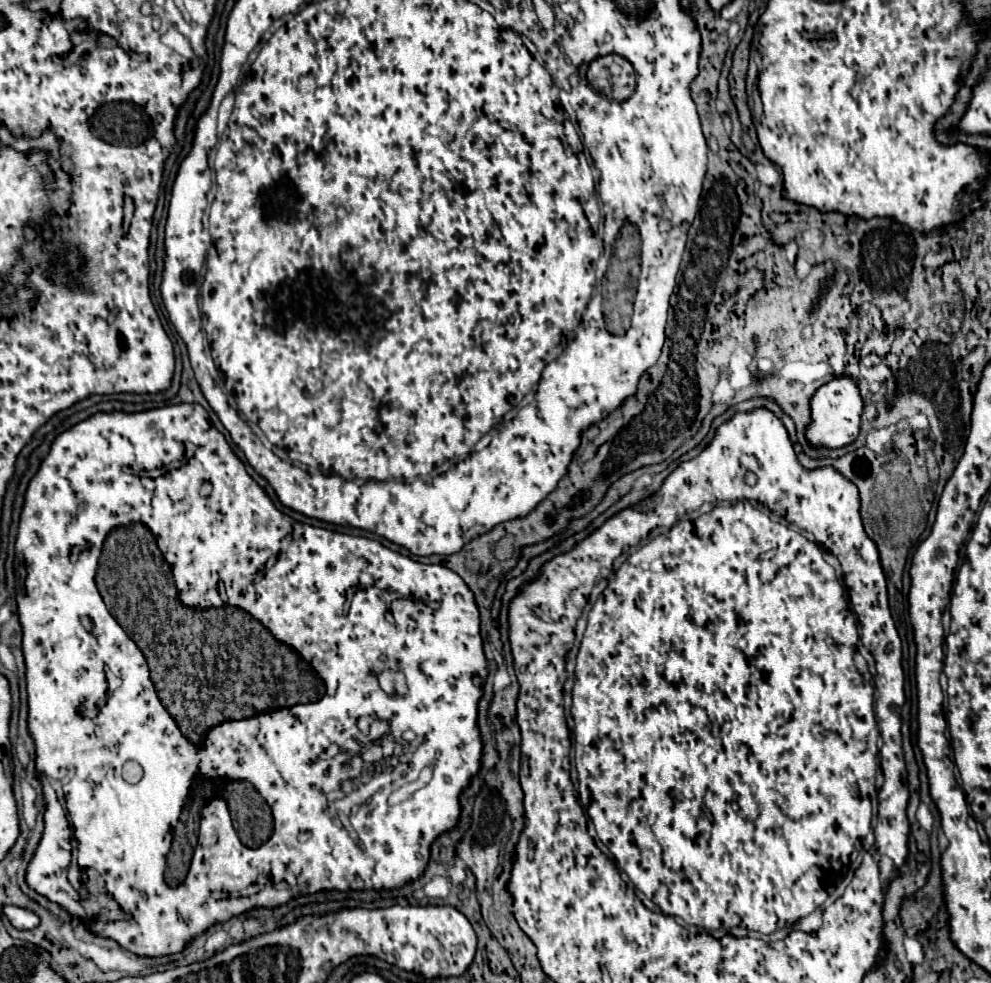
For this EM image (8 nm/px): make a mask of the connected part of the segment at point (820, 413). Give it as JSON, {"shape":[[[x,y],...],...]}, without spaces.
{"shape":[[[835,378],[829,384],[821,386],[813,398],[811,398],[811,414],[813,422],[807,428],[807,438],[813,446],[825,446],[825,448],[841,448],[845,444],[851,444],[859,434],[859,416],[861,416],[861,396],[857,382],[851,378]]]}

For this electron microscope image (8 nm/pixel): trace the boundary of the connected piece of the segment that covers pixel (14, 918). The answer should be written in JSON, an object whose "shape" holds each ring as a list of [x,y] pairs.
{"shape":[[[5,906],[5,916],[19,930],[33,930],[41,922],[35,912],[31,912],[31,910],[19,910],[17,906]]]}

